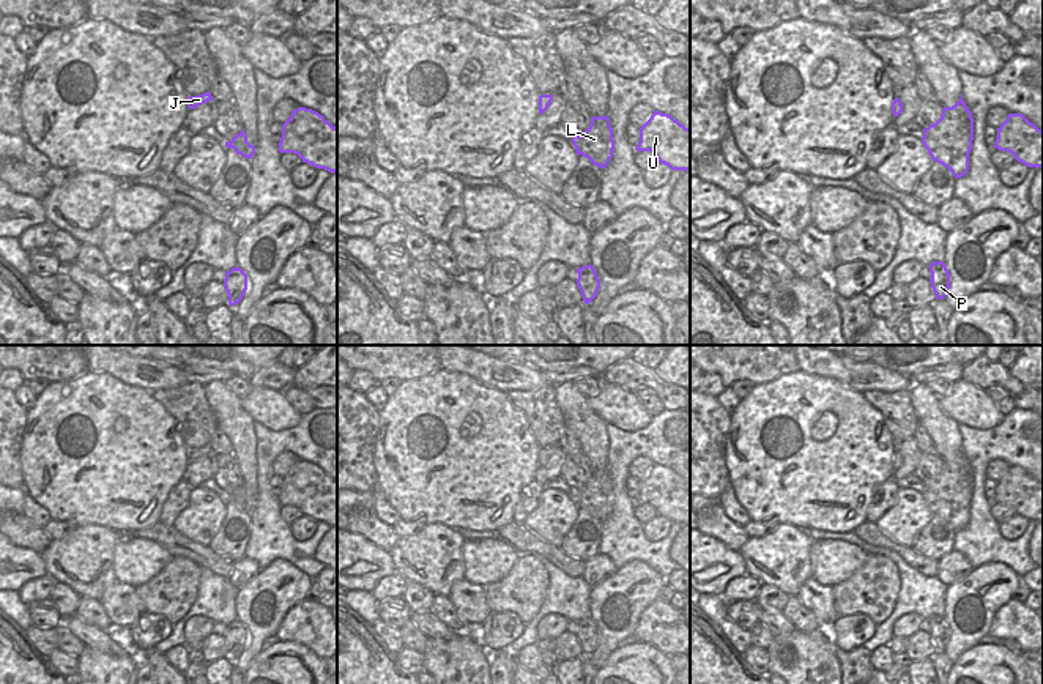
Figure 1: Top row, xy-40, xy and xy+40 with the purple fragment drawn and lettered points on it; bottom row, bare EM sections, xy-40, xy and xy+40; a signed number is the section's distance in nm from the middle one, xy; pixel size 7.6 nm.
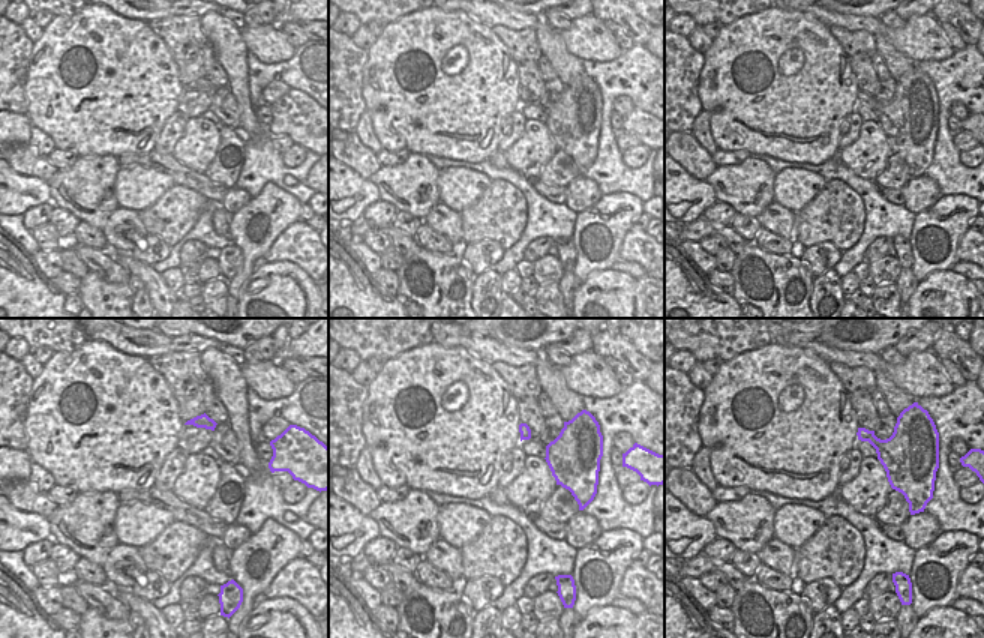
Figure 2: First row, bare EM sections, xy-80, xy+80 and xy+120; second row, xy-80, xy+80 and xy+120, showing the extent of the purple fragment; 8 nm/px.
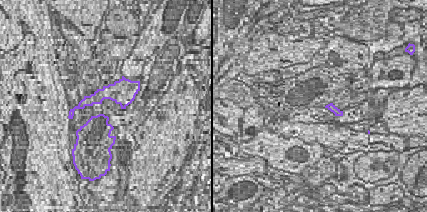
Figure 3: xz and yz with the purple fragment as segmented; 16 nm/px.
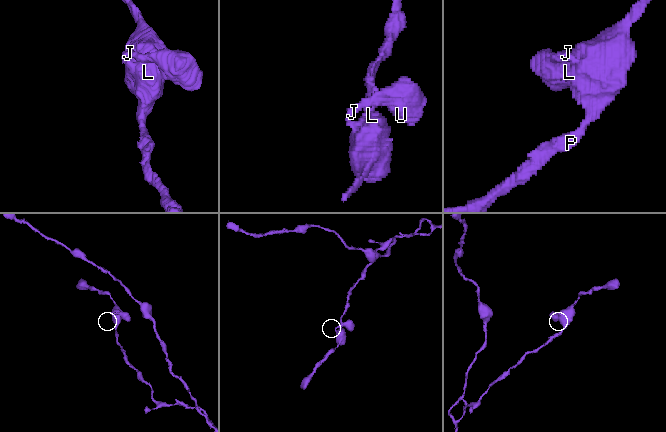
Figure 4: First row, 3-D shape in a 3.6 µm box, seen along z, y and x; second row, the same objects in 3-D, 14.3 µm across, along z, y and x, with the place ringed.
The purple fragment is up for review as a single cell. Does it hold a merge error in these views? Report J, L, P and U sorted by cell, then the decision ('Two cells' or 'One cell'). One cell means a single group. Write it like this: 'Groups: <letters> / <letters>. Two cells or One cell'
Groups: J L P U. One cell

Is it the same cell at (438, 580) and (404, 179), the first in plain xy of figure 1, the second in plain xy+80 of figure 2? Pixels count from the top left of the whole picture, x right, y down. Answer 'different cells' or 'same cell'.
same cell

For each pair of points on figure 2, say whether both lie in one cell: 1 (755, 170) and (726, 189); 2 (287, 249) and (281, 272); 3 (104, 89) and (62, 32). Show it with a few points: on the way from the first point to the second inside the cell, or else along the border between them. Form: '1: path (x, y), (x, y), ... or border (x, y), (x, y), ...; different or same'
1: path (747, 177), (740, 185), (734, 185); same
2: border (266, 261), (294, 261), (312, 281); different
3: path (101, 71), (95, 51), (80, 44); same

